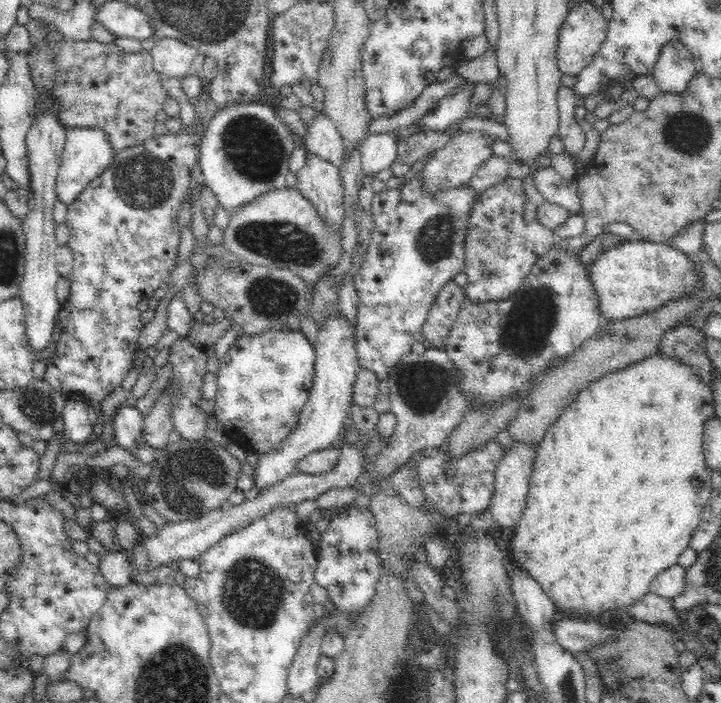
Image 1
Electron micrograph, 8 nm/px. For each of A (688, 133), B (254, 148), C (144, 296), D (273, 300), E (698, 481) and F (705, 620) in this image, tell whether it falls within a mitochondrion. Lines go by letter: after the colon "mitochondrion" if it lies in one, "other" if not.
A: mitochondrion
B: mitochondrion
C: other
D: mitochondrion
E: other
F: mitochondrion

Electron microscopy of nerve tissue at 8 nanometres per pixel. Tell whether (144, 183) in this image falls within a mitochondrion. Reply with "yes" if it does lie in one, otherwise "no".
yes

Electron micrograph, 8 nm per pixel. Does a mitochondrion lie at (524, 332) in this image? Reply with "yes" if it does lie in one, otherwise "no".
yes

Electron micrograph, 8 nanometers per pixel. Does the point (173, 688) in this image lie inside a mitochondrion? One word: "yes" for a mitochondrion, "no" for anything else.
yes

